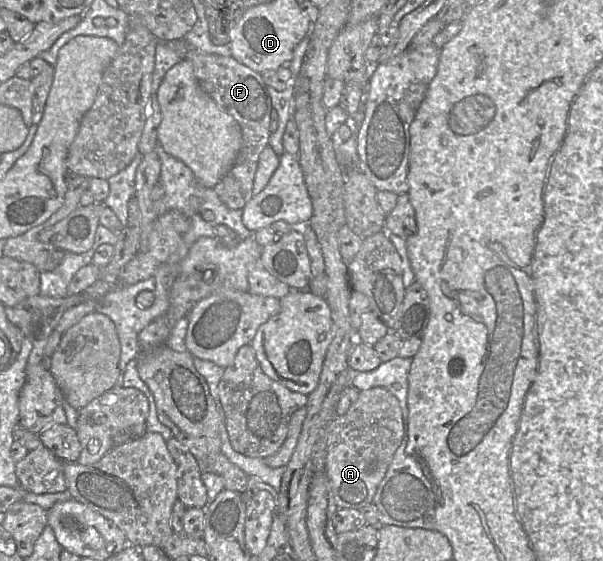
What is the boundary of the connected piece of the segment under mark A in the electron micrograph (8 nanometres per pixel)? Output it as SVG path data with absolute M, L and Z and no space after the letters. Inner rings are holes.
M384 387L360 390L347 412L327 427L325 474L337 507L362 509L373 502L403 437L402 411L397 398Z

